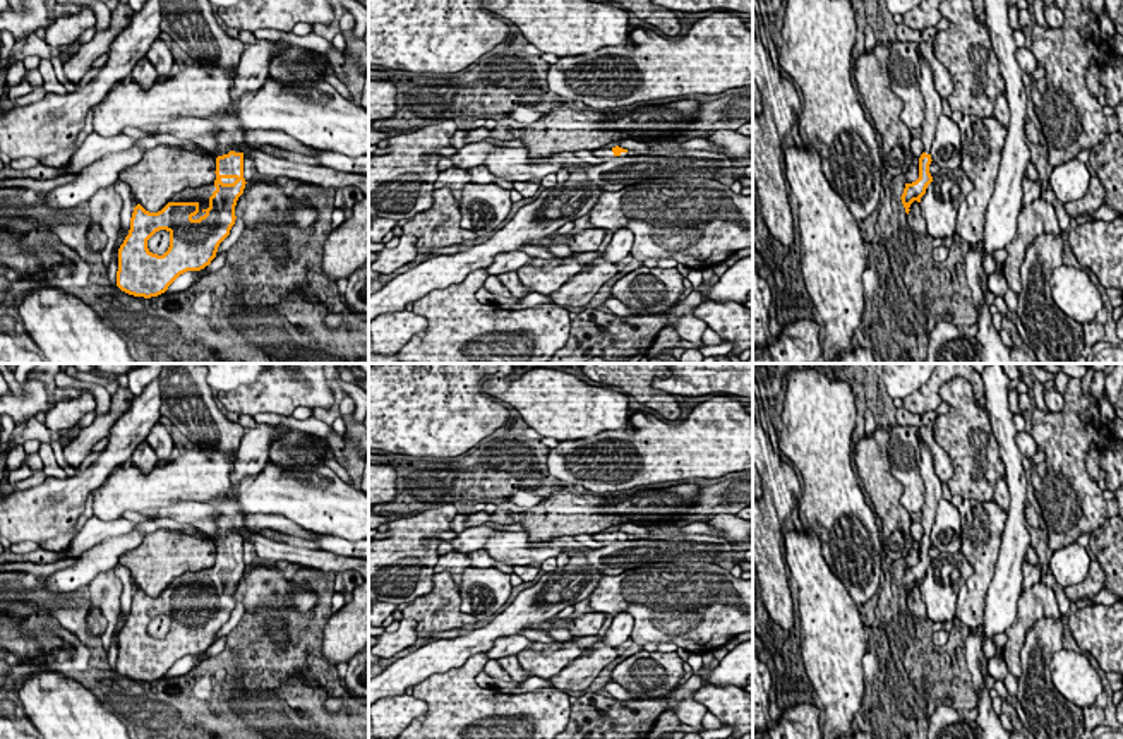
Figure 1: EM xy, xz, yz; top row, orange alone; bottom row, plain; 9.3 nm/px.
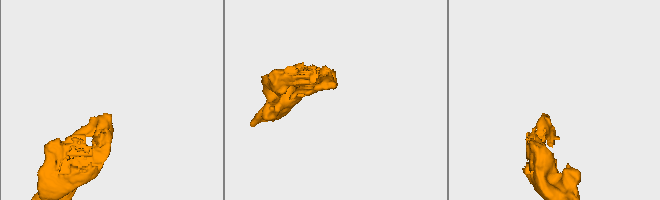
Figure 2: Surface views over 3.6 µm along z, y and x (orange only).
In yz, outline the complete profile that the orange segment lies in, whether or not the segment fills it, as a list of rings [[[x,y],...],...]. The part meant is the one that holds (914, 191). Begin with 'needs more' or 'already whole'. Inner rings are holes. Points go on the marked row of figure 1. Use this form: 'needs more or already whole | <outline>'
needs more | [[[919,53],[919,63],[921,63],[921,93],[924,96],[924,123],[921,127],[921,141],[924,146],[924,153],[919,158],[919,178],[912,183],[905,183],[904,194],[902,194],[902,204],[905,207],[905,213],[909,214],[909,207],[914,201],[921,202],[921,197],[926,194],[928,185],[933,182],[933,177],[929,173],[931,165],[931,144],[934,139],[934,127],[938,123],[938,118],[943,115],[943,99],[940,98],[938,91],[934,89],[933,81],[933,70],[929,63],[924,60],[924,57]]]

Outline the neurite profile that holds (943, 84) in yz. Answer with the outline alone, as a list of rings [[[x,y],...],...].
[[[921,41],[916,46],[933,70],[934,89],[941,99],[946,99],[953,91],[953,81],[945,65],[936,58],[933,41]]]

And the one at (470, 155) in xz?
[[[485,139],[480,142],[470,142],[458,149],[456,154],[451,156],[451,161],[456,168],[470,170],[473,166],[482,165],[485,156],[495,147],[499,146],[487,142]]]

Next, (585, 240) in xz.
[[[588,228],[588,230],[580,230],[573,237],[569,235],[566,245],[573,250],[573,254],[597,252],[604,238],[605,238],[605,230]]]

